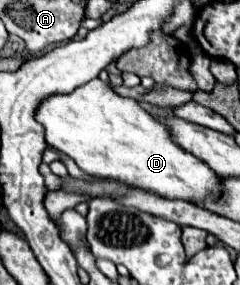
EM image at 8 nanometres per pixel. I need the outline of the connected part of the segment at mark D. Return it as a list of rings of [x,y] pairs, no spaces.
[[[92,79],[92,81],[76,87],[72,93],[66,93],[66,95],[50,95],[36,109],[36,121],[46,131],[46,143],[52,149],[74,159],[74,163],[82,171],[86,171],[88,175],[110,177],[110,179],[116,179],[122,183],[138,185],[140,189],[158,193],[166,199],[204,201],[204,199],[208,199],[220,191],[220,181],[218,181],[216,173],[206,163],[202,163],[194,155],[180,149],[172,141],[170,131],[160,121],[156,121],[150,113],[146,113],[138,105],[138,101],[116,95],[110,89],[110,85],[102,83],[100,79]]]

